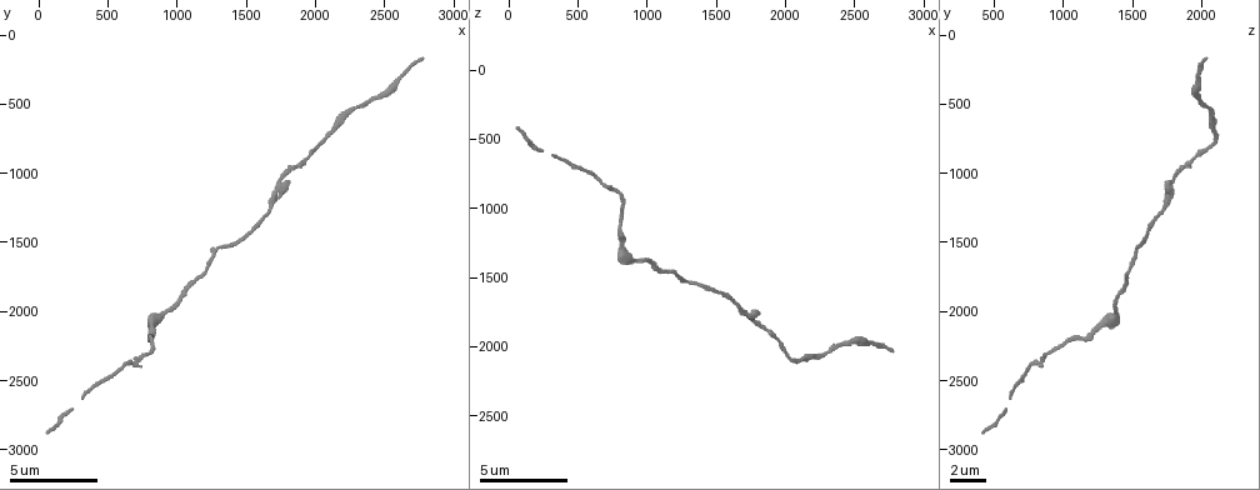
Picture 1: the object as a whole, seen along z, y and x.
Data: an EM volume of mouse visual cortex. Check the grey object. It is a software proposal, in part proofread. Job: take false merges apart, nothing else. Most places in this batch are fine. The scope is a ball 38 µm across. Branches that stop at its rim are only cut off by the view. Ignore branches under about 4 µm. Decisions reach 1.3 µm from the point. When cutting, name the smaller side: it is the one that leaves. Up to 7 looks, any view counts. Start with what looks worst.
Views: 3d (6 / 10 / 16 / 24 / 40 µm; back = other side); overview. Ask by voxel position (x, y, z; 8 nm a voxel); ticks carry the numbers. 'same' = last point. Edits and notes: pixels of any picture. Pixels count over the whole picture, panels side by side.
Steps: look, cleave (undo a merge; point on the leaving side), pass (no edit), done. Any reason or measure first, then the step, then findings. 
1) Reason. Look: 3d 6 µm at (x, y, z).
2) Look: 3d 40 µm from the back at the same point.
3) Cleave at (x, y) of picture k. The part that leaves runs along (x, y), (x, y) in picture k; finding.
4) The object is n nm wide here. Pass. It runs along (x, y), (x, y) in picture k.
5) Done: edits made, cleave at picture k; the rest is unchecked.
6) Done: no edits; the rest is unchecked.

Sudden change in width. Look: 3d 6 µm at (800, 2180, 1180).

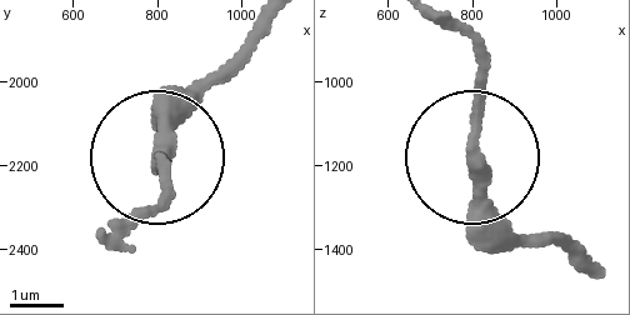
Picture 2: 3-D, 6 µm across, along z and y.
Pass. It runs along (588, 270), (520, 235), (475, 173), (480, 43) in picture 2; all the same cell.

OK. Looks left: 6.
Sudden change in width. Look: 3d 10 µm at (2080, 740, 2080).

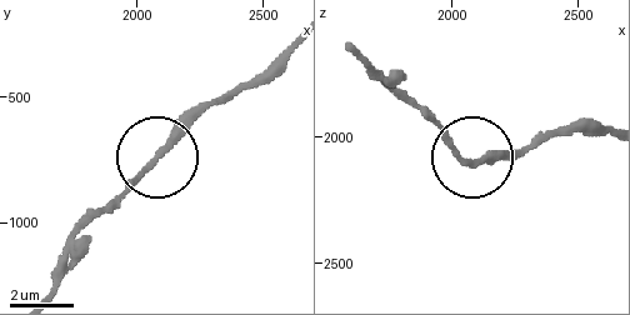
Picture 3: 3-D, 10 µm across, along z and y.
The object is 190 nm wide here. Pass. It runs along (49, 290), (65, 250), (215, 100) in picture 3; one cell here.

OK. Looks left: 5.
Look: 3d 6 µm at (1260, 1580, 1520).

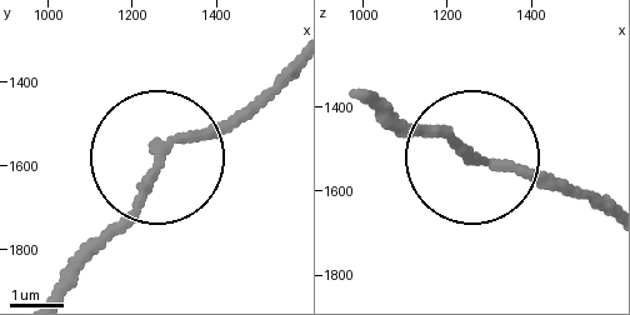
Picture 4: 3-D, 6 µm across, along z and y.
Pass. It runs along (160, 165), (84, 251) in picture 4; all the same cell.

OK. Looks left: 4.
Calibre changes. Look: 3d 16 µm at (1680, 1280, 1700).

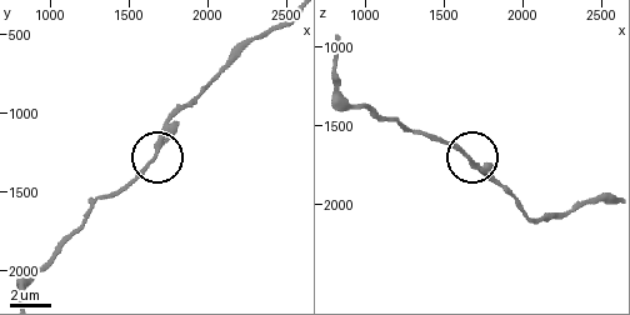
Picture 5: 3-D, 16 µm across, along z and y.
Pass. It runs along (409, 128), (458, 143), (491, 175) in picture 5; continuous, no second cell.

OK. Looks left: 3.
Done: no edits; the rest is unchecked.

